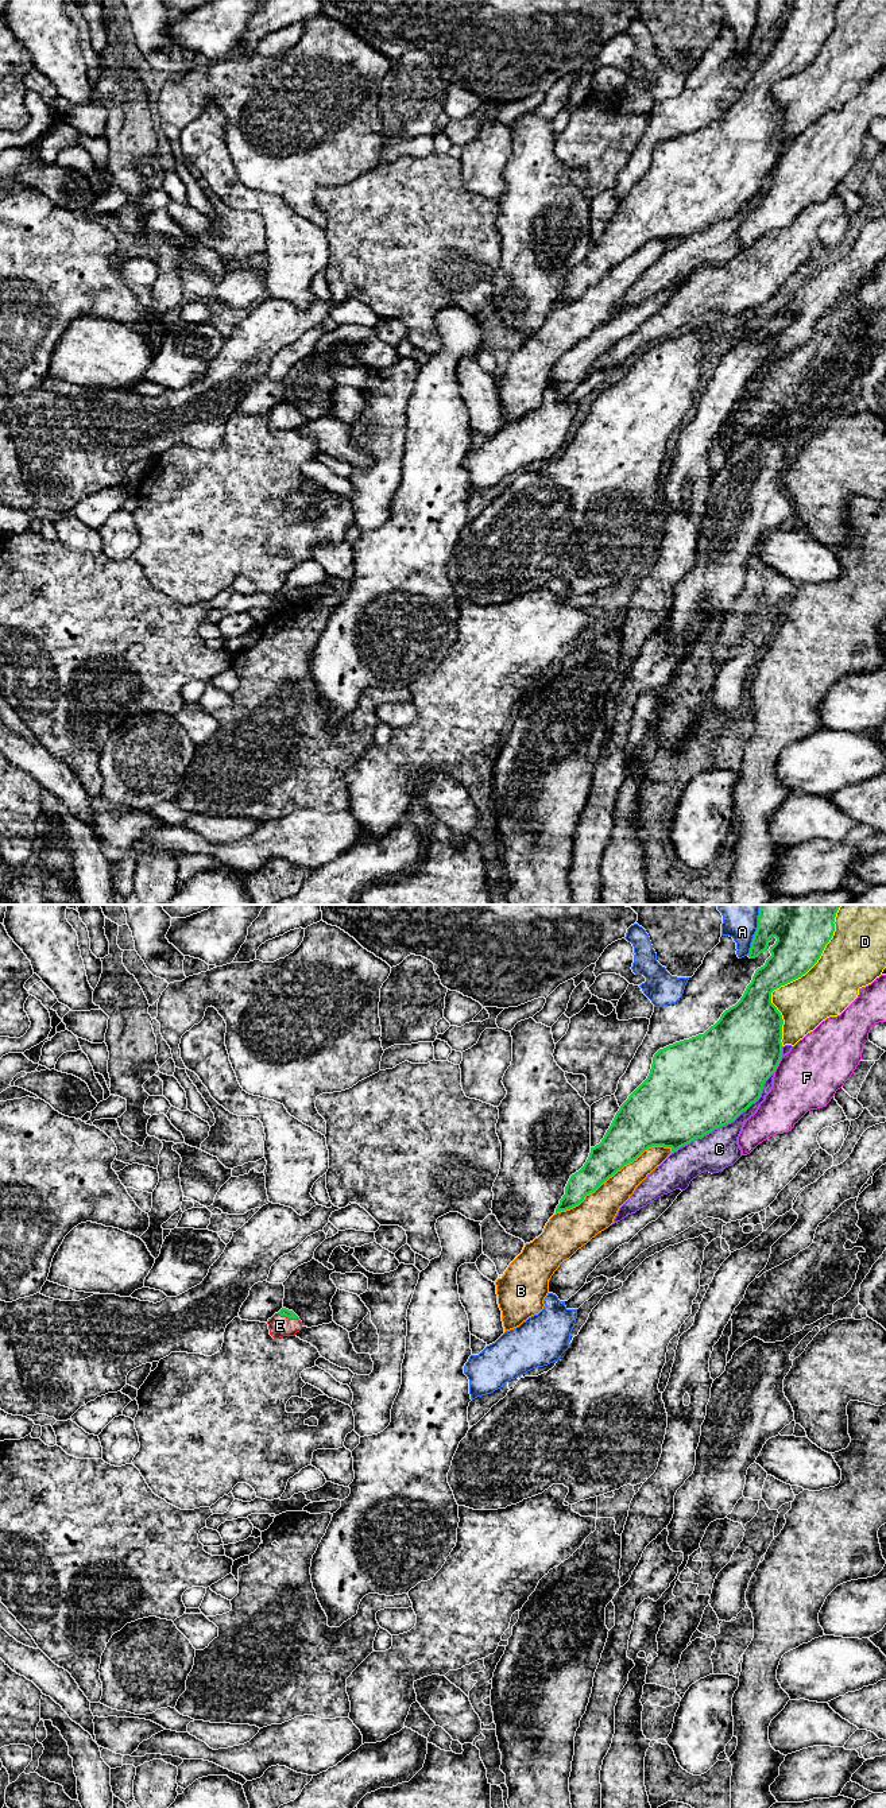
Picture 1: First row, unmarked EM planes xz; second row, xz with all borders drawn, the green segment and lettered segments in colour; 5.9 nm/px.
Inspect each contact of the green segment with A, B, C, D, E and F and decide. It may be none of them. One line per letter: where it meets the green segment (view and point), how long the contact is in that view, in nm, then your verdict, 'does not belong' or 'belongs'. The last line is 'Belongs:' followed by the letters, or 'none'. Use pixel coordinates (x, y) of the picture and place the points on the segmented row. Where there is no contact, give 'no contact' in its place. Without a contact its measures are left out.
A: meets green in xz at (757, 930); contact 320 nm long; does not belong
B: meets green in xz at (614, 1173); contact 800 nm long; does not belong
C: meets green in xz at (728, 1122); contact 750 nm long; does not belong
D: meets green in xz at (796, 978); contact 900 nm long; does not belong
E: meets green in xz at (289, 1317); contact 140 nm long; belongs
F: meets green in xz at (777, 1065); contact 110 nm long; does not belong
Belongs: E

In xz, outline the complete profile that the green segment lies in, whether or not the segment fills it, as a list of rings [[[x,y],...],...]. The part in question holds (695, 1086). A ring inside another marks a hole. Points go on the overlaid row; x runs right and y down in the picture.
[[[759,905],[758,928],[747,956],[755,959],[766,949],[771,956],[755,971],[740,1000],[726,1010],[704,1034],[669,1045],[654,1054],[647,1079],[620,1106],[601,1142],[591,1147],[584,1166],[570,1176],[556,1213],[579,1205],[587,1195],[595,1192],[649,1147],[670,1147],[674,1153],[715,1128],[734,1122],[761,1097],[765,1081],[775,1072],[782,1058],[784,1019],[771,1003],[771,992],[801,977],[817,963],[833,936],[833,922],[839,907],[840,905]]]

